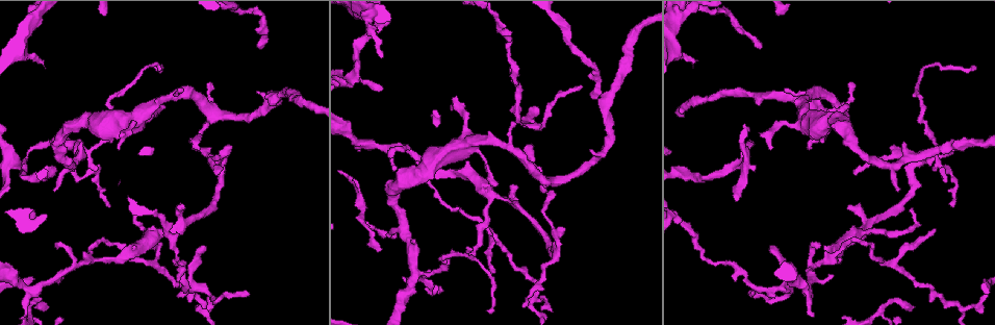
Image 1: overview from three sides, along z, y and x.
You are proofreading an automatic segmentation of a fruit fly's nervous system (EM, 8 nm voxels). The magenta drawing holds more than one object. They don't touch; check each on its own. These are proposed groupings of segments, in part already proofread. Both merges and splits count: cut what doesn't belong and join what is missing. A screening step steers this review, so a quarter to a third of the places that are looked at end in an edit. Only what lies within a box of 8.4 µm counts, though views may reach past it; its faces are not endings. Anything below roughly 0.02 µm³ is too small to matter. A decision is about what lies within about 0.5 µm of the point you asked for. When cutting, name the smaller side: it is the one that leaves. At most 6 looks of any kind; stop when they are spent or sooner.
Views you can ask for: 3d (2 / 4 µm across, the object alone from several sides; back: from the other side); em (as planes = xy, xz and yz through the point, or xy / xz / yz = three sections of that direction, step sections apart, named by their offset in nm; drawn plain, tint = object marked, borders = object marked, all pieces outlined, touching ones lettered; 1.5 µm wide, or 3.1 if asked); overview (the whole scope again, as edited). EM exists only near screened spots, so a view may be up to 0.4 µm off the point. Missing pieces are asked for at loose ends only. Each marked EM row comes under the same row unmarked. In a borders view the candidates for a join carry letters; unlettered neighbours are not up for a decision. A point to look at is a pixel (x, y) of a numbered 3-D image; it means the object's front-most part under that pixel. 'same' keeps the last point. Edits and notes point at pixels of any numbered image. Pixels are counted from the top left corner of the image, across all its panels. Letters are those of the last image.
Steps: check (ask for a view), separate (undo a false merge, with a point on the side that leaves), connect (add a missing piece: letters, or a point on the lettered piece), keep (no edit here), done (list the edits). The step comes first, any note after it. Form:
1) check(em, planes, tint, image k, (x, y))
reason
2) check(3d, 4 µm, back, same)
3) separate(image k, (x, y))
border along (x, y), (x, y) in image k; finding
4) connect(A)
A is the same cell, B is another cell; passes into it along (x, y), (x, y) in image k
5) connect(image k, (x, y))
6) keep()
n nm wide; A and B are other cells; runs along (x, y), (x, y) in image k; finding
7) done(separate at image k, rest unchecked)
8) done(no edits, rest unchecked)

check(em, planes, borders, image 1, (850, 206))
thin end

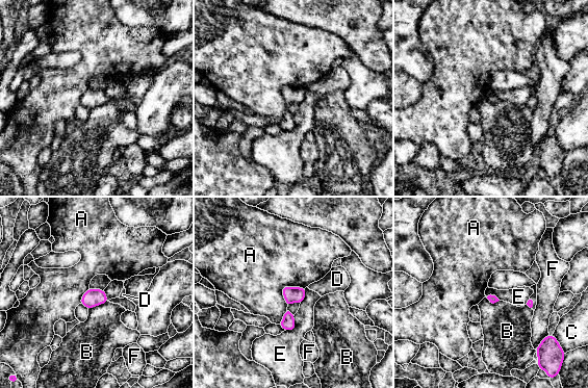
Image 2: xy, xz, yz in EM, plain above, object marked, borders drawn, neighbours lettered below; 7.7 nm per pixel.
keep()
A, B, C, D, E and F are other cells; no lettered piece goes on from it

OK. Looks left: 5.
check(em, xz, step 8, tint, image 1, (90, 259))

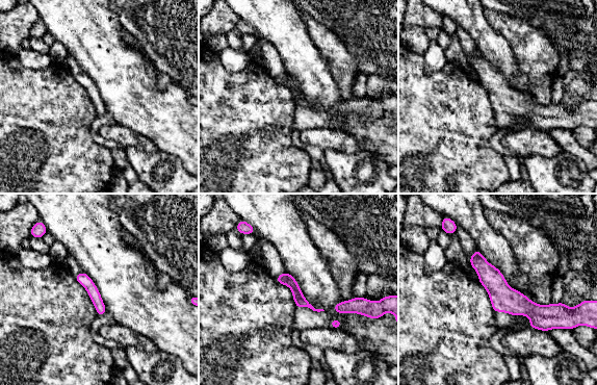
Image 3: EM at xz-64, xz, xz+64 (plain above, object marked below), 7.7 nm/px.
check(em, planes, tint, same)
cut it another way

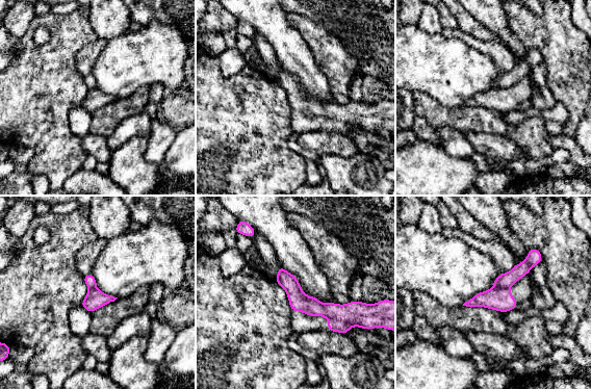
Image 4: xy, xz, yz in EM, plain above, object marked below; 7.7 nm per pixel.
check(em, planes, borders, same)
what lies round it

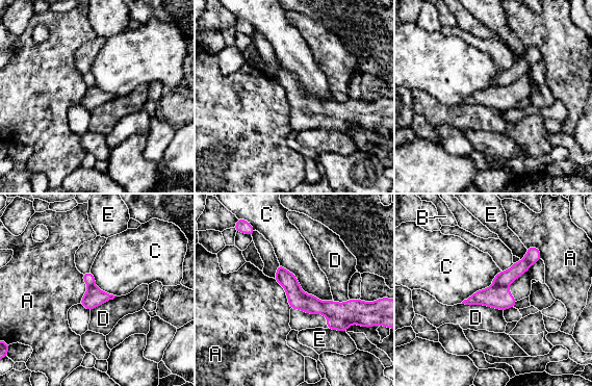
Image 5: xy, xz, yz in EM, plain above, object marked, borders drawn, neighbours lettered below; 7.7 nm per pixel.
separate(image 5, (505, 278))
160 nm wide; A, B, C, D and E are other cells; border along (493, 285), (508, 286) in image 5; a second neuron is stuck on

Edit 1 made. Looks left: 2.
check(overview)
redraw

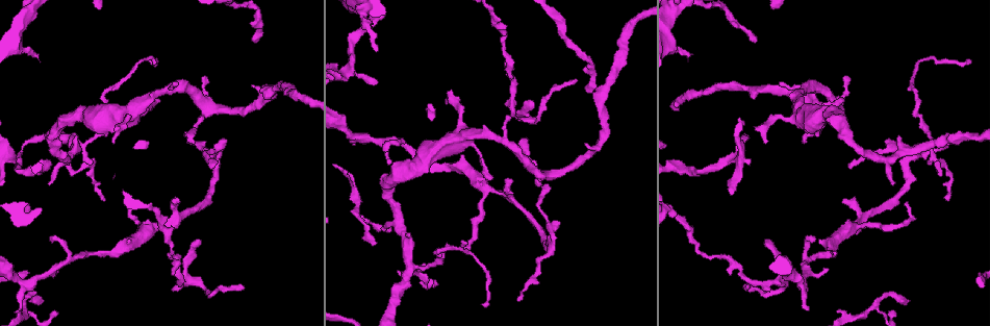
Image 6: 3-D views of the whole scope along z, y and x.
check(em, planes, borders, image 6, (35, 52))
an open end

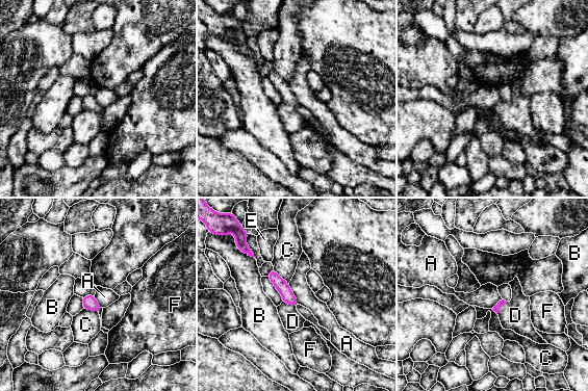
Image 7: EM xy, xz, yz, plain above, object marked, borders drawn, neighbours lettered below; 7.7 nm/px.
connect(D)
D is the same cell, A, B, C, E and F are other cells; passes into it along (281, 285), (289, 304), (292, 321) in image 7; the neuron continues

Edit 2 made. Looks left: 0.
done(separate at image 5, connect at image 7, rest unchecked)

